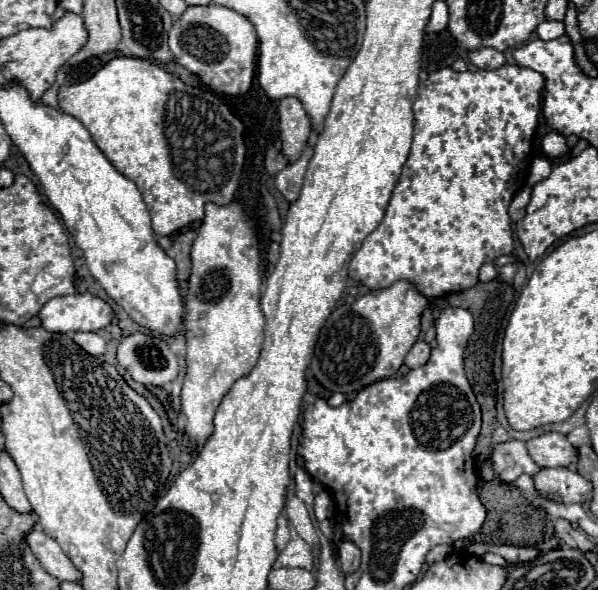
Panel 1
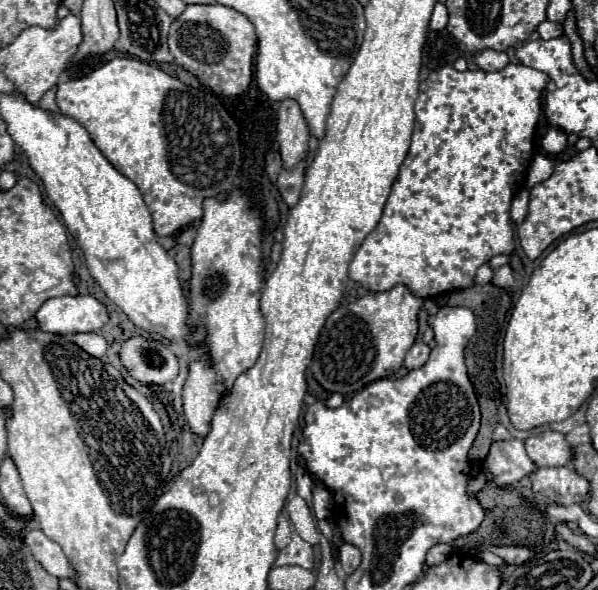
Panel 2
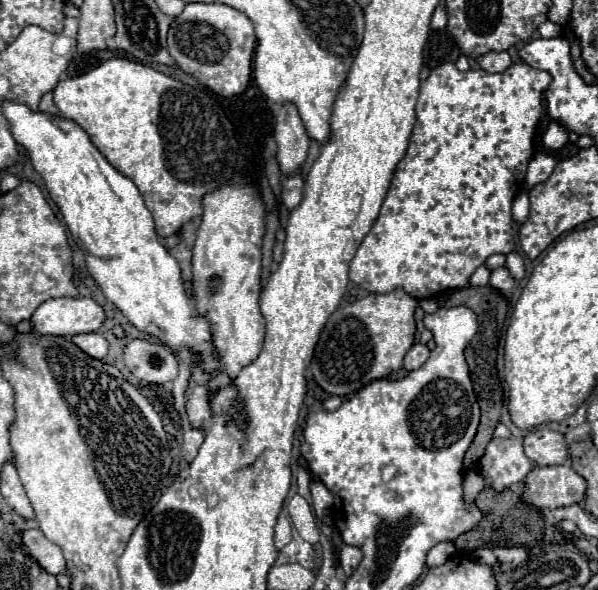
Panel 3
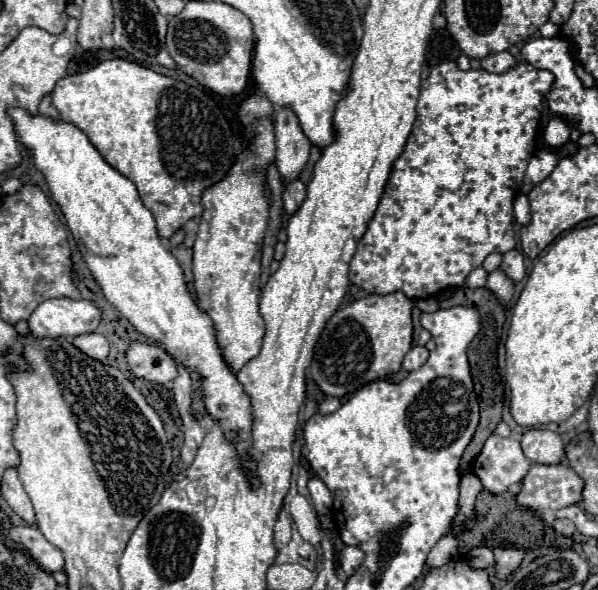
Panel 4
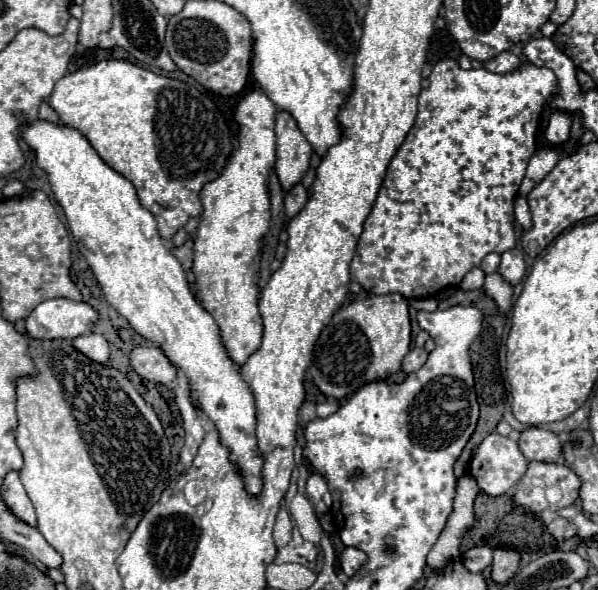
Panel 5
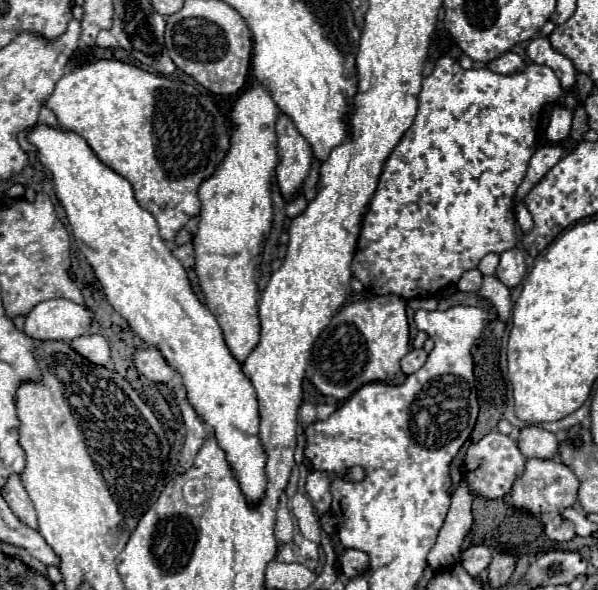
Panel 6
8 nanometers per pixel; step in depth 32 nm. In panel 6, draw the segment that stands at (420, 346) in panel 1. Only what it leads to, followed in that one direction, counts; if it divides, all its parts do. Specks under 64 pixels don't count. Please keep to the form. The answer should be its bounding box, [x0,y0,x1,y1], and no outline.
[400,350,426,374]

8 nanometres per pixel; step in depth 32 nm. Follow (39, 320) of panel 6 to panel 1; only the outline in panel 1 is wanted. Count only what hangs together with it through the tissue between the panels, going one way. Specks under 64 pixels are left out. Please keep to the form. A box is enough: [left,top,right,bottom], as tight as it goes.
[38,294,112,332]

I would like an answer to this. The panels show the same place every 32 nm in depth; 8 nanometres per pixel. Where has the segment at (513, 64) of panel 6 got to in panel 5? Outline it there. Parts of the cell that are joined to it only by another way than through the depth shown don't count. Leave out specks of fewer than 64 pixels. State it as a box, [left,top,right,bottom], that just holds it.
[484,52,520,74]

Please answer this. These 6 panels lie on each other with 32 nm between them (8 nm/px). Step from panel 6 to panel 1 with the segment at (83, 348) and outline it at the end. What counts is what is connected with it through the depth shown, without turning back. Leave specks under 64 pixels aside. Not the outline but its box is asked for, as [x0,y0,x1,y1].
[68,332,106,356]

